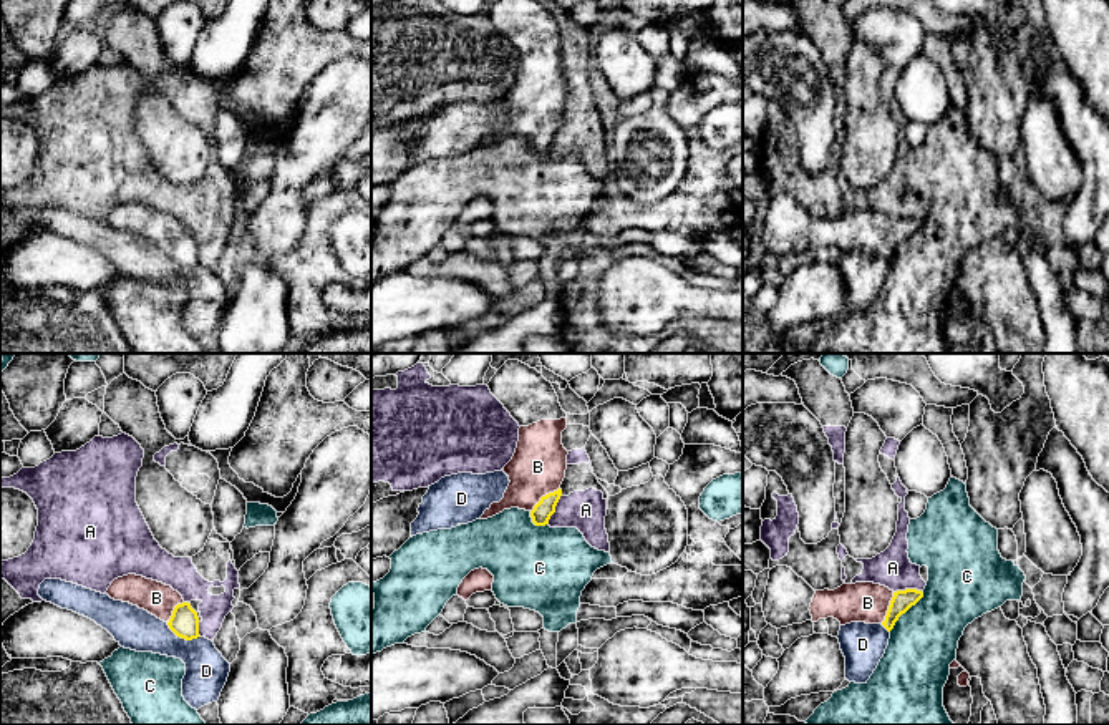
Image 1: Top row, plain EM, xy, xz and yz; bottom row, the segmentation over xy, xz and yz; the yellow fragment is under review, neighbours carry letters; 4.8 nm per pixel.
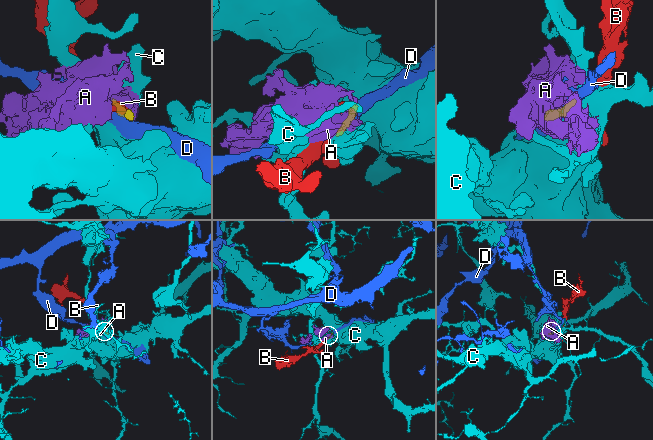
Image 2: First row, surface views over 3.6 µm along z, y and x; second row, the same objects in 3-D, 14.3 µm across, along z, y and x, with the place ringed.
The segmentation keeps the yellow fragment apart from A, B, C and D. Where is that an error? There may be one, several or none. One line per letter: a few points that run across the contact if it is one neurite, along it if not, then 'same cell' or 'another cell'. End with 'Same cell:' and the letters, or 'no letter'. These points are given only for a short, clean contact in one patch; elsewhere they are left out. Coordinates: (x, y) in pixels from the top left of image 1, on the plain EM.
A: another cell
B: same cell
C: line yz (924, 221), (889, 259); another cell
D: line xy (166, 251), (181, 266), (199, 266); another cell
Same cell: B

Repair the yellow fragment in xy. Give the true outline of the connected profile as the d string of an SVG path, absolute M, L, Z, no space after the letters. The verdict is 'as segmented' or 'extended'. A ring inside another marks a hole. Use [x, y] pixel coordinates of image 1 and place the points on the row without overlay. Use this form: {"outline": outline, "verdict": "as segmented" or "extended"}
{"outline": "M128 202L111 211L106 222L114 229L129 231L164 249L181 267L192 269L199 264L199 246L182 224L171 214Z", "verdict": "extended"}

